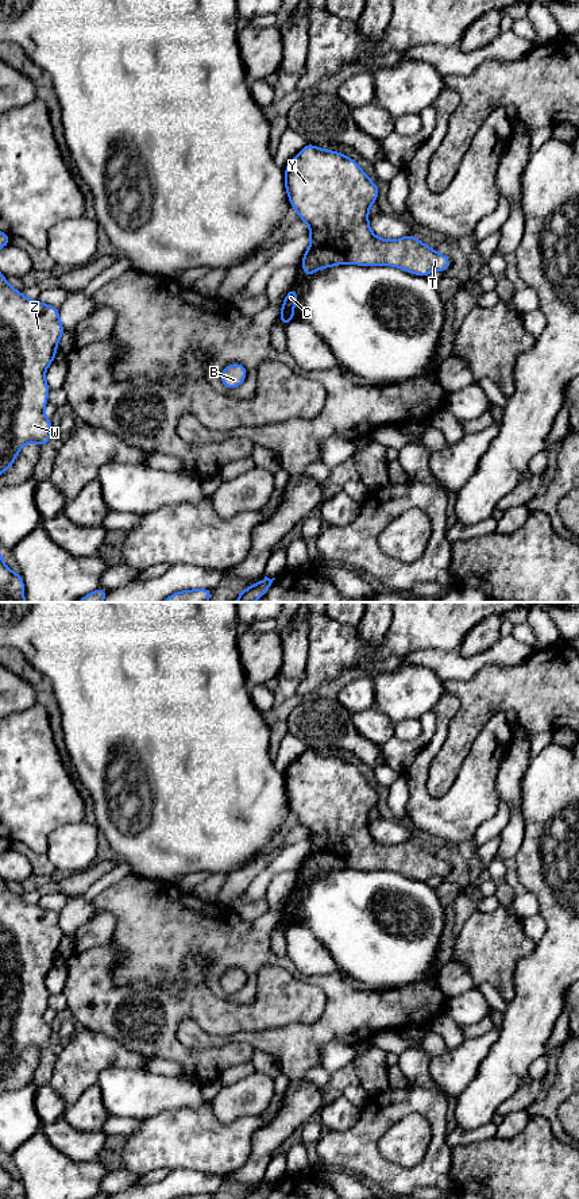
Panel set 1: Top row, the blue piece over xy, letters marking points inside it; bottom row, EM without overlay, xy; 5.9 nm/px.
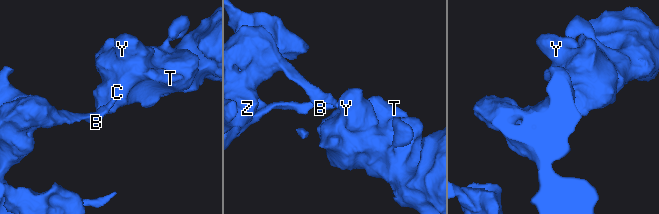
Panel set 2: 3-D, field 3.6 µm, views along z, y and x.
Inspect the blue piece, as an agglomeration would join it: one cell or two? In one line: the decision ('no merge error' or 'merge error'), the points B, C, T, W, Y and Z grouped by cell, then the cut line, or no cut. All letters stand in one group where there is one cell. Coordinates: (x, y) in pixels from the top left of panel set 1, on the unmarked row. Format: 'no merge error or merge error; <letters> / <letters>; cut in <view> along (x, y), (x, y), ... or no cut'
merge error; B W Z / C T Y; cut in xy along (281, 920), (288, 926)

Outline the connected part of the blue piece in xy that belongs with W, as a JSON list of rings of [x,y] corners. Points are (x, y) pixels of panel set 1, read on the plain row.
[[[0,878],[0,1079],[12,1071],[24,1049],[34,1046],[43,1052],[50,1046],[53,1029],[43,1018],[50,996],[45,978],[57,960],[57,949],[63,937],[57,911],[27,905]]]

